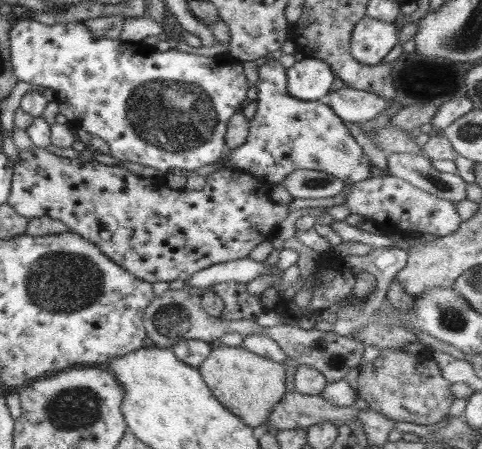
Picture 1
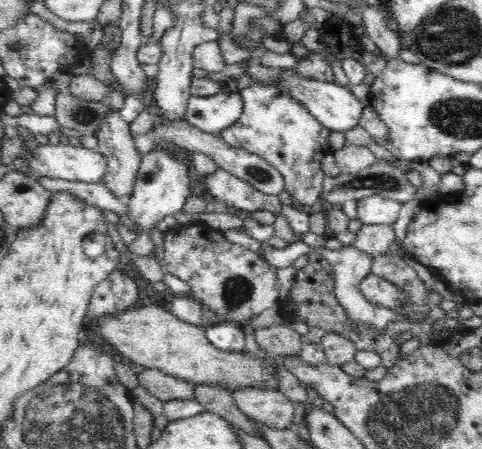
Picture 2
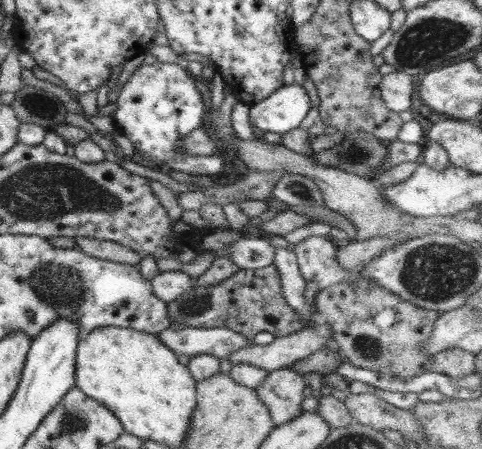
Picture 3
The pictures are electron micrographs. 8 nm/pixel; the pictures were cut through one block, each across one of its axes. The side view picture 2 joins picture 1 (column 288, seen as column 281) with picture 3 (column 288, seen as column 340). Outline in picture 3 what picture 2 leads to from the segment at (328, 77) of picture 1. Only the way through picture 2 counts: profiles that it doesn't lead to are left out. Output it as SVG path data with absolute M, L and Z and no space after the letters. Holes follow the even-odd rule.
M281 86L265 100L249 106L249 124L261 132L285 134L295 130L309 114L309 98L303 86Z

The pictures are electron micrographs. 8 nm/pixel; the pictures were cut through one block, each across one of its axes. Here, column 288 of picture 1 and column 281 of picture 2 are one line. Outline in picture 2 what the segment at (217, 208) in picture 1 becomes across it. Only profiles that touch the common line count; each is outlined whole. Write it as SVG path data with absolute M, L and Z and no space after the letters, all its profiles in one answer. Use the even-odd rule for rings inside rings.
M222 168L212 172L212 176L206 178L204 186L210 190L214 200L220 200L236 210L270 210L272 214L282 214L284 204L280 204L278 196L268 196Z

